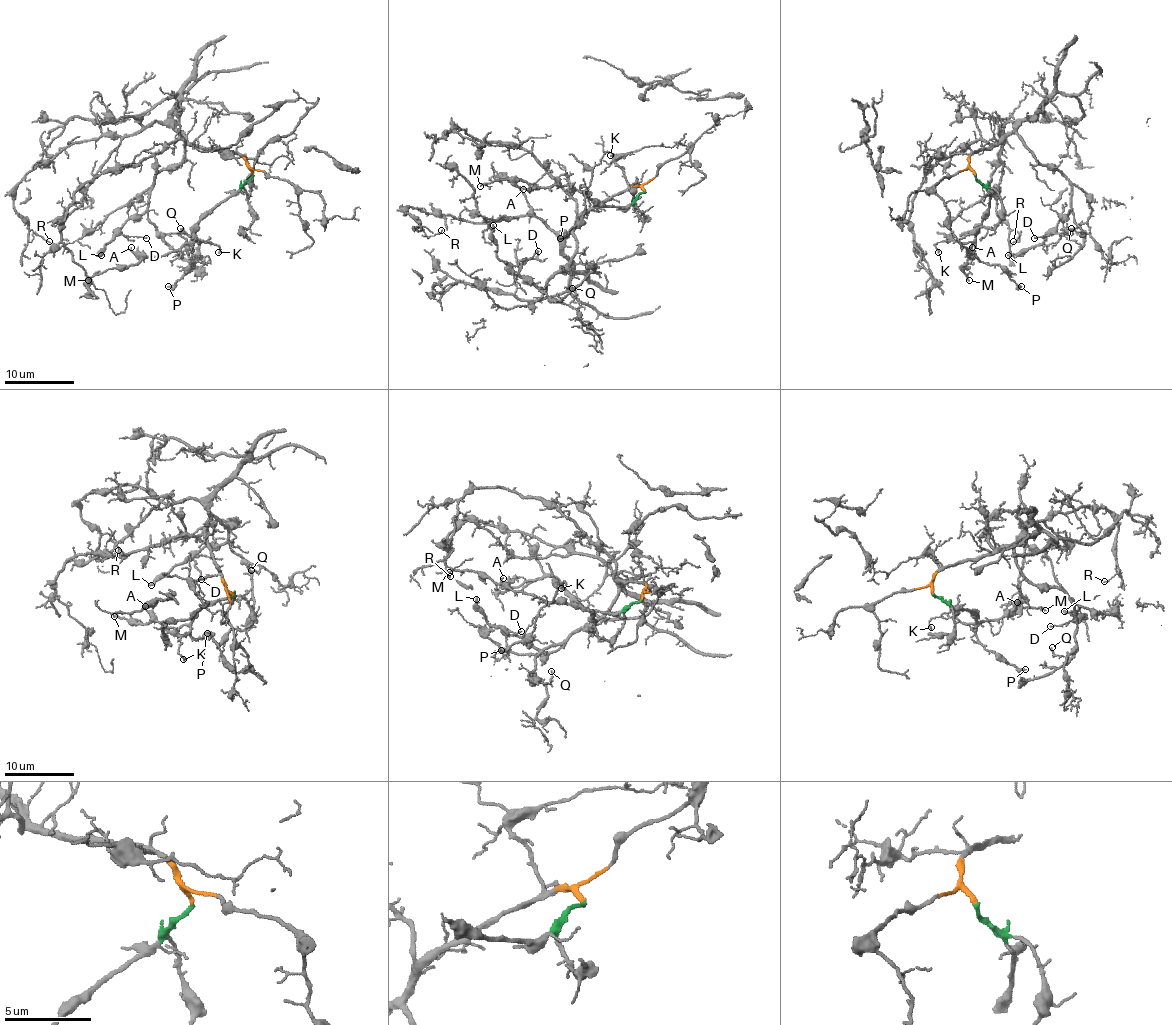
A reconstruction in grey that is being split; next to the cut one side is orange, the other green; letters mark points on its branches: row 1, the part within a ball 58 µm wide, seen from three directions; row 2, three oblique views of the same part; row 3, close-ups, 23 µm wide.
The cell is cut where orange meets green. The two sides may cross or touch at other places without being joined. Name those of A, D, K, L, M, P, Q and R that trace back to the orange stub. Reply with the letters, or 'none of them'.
D, L, Q, R

